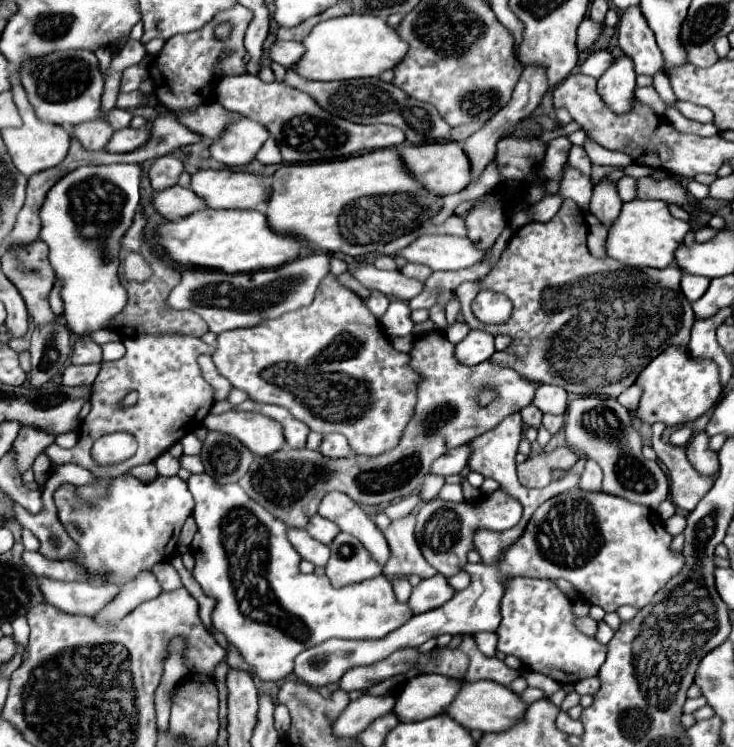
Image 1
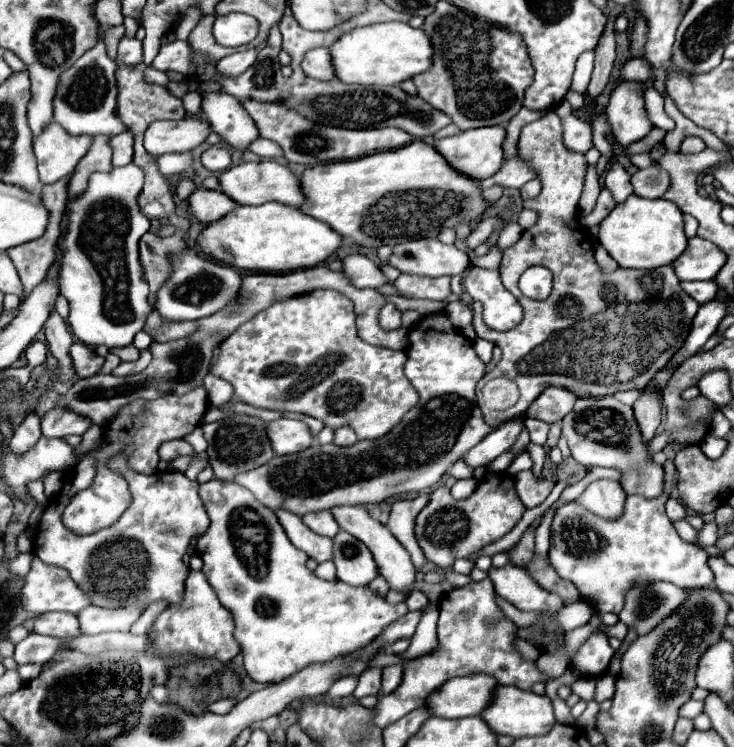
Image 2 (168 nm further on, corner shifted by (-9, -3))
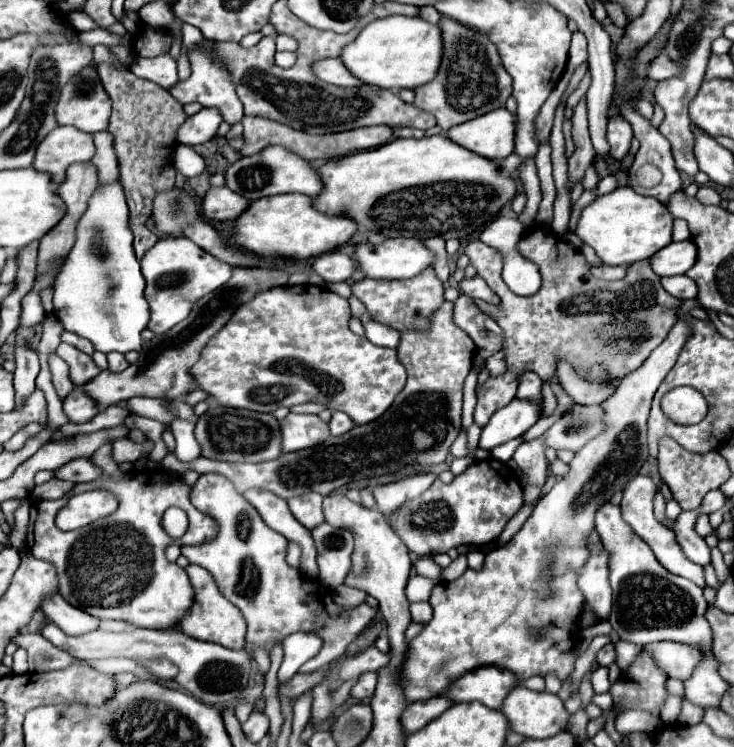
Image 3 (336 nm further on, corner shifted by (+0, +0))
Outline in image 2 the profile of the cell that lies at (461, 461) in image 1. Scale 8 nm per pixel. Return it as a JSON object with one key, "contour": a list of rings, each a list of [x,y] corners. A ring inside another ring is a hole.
{"contour":[[[514,418],[514,420],[508,420],[504,422],[502,426],[498,426],[496,430],[492,430],[480,444],[476,444],[466,456],[464,456],[464,462],[472,468],[478,468],[478,466],[488,466],[494,458],[498,458],[500,454],[508,452],[516,438],[520,436],[520,432],[526,428],[524,424],[524,418]]]}

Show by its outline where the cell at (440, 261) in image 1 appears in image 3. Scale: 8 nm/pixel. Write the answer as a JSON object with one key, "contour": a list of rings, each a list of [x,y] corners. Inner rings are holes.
{"contour":[[[395,237],[381,245],[357,245],[355,261],[369,279],[409,279],[435,265],[435,253],[419,239]]]}

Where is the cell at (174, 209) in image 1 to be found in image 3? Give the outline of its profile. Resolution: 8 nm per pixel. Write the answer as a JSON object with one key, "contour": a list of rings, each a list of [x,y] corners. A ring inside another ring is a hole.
{"contour":[[[211,187],[203,199],[203,217],[215,219],[215,221],[233,221],[233,217],[239,217],[243,209],[247,209],[249,201],[245,197],[239,197],[227,187]]]}

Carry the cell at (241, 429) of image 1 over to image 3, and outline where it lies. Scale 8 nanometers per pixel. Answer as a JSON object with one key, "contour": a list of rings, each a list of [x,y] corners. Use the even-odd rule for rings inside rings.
{"contour":[[[289,413],[283,421],[279,421],[281,427],[281,445],[283,451],[299,451],[309,449],[311,445],[323,443],[331,433],[327,429],[327,423],[323,423],[317,415],[293,415]]]}

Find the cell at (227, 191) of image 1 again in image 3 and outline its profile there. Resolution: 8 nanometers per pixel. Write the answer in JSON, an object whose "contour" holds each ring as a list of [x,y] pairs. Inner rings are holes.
{"contour":[[[273,145],[267,147],[259,153],[255,153],[253,157],[241,157],[237,159],[227,171],[225,171],[225,185],[243,195],[249,201],[261,199],[261,197],[269,197],[269,195],[277,195],[277,193],[303,193],[309,197],[315,197],[321,191],[321,181],[319,175],[311,169],[311,165],[301,159],[299,155]]]}

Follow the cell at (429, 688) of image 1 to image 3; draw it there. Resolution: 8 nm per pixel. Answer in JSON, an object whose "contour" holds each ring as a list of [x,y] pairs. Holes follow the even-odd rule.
{"contour":[[[479,667],[471,673],[465,673],[445,691],[453,703],[471,703],[479,701],[489,709],[499,709],[509,689],[519,683],[507,669],[499,667]]]}

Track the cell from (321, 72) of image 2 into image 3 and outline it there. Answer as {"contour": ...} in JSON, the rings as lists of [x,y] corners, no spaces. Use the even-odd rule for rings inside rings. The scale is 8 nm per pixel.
{"contour":[[[329,57],[329,59],[319,59],[313,65],[313,73],[331,85],[339,85],[339,87],[351,87],[351,85],[363,85],[359,79],[351,79],[351,73],[347,73],[345,65],[341,59]]]}

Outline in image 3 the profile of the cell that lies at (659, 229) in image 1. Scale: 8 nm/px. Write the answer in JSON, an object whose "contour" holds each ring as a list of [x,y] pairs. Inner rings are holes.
{"contour":[[[617,187],[613,193],[597,197],[581,211],[577,237],[591,245],[605,265],[631,265],[641,259],[651,259],[659,249],[671,243],[673,215],[667,207],[653,199],[635,193],[631,187]]]}

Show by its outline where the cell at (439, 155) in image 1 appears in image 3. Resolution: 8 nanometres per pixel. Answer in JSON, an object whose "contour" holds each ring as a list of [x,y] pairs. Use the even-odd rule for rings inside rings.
{"contour":[[[503,107],[485,113],[475,121],[451,127],[445,137],[465,149],[471,149],[471,153],[479,153],[491,161],[501,161],[513,153],[515,121],[517,117]]]}

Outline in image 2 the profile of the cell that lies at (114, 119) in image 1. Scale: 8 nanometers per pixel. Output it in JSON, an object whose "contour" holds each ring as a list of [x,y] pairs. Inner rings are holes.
{"contour":[[[104,41],[98,42],[92,50],[88,50],[72,68],[68,68],[60,76],[58,92],[54,98],[54,122],[66,128],[72,134],[104,134],[116,136],[126,130],[126,126],[116,116],[116,62],[108,58]]]}

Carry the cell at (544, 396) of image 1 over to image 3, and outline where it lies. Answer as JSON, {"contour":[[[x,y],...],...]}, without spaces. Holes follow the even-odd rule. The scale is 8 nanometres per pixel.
{"contour":[[[525,373],[521,379],[519,379],[519,391],[517,391],[517,397],[521,401],[531,401],[535,405],[541,405],[543,401],[543,381],[539,379],[539,375],[535,373]]]}

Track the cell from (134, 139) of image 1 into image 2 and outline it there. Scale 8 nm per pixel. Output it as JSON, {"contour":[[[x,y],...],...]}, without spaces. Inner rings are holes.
{"contour":[[[158,120],[148,126],[144,134],[144,148],[156,156],[166,152],[188,152],[200,146],[210,132],[212,130],[206,120]]]}

